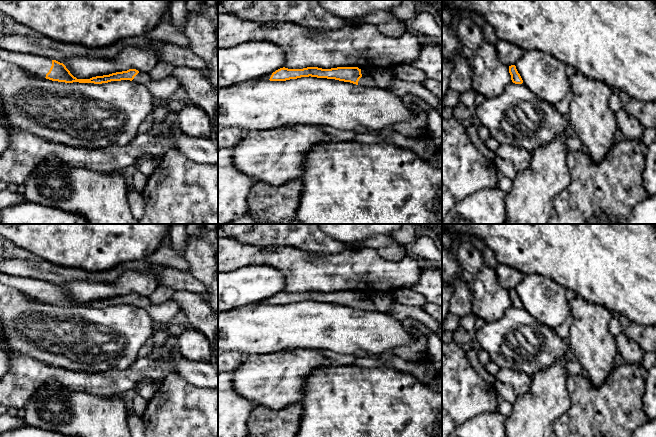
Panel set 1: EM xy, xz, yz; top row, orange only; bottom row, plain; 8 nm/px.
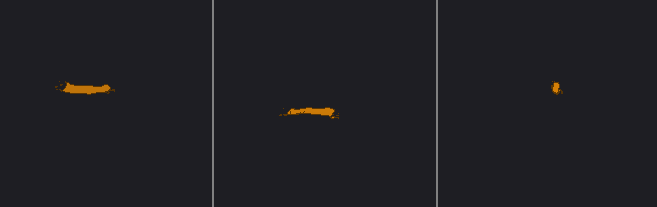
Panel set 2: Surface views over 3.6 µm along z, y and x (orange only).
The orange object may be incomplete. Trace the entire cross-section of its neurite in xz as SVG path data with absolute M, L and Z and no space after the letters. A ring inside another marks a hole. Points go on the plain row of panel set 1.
M307 291L303 293L280 292L263 300L261 304L286 305L301 301L317 301L335 303L344 306L350 306L356 309L377 311L374 303L368 294L361 294L358 291L337 291L331 293L322 293L318 291Z

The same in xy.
M0 273L0 283L13 287L30 298L58 306L102 308L111 305L133 304L145 309L159 327L166 327L167 323L181 310L179 304L173 298L163 303L154 304L148 297L129 293L90 303L77 303L63 287L44 280Z

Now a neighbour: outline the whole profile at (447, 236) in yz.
M445 228L442 229L442 246L449 251L451 251L454 235L456 235L456 233Z

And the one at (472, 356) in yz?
M472 348L467 351L466 354L471 367L484 379L484 381L493 385L497 379L495 376L489 374L484 365L480 363L477 350Z

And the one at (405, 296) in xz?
M402 287L397 289L394 291L394 298L401 305L419 308L423 308L428 303L424 296L416 293L411 288Z

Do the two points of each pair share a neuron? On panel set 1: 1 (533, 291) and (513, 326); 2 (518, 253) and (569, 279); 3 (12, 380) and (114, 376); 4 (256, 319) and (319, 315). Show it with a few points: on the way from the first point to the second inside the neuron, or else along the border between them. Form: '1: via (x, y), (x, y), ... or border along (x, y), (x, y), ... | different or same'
1: border along (522, 307), (541, 322) | different
2: via (531, 254), (544, 254), (556, 266) | same
3: via (37, 374), (60, 374), (73, 380), (89, 380) | same
4: via (272, 319), (303, 319) | same

